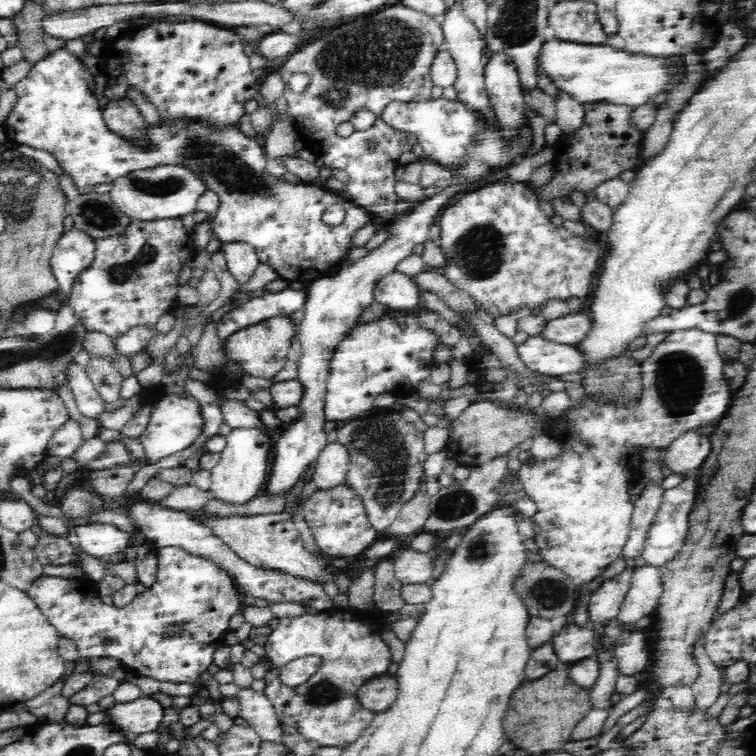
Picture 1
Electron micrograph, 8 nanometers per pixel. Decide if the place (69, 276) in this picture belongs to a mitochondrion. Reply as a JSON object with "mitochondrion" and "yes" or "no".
{"mitochondrion":"no"}

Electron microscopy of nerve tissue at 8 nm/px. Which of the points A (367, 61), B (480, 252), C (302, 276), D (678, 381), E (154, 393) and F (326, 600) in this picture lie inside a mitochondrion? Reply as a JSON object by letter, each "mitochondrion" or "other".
{"A":"mitochondrion","B":"mitochondrion","C":"other","D":"mitochondrion","E":"other","F":"other"}

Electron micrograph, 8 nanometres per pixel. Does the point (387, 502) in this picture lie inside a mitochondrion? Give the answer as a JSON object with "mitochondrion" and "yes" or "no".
{"mitochondrion":"yes"}

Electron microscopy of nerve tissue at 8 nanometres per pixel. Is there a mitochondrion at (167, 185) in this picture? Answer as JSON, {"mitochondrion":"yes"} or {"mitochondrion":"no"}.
{"mitochondrion":"yes"}

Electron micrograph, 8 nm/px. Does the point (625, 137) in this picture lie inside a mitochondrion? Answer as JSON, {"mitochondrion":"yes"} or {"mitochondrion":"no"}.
{"mitochondrion":"no"}

